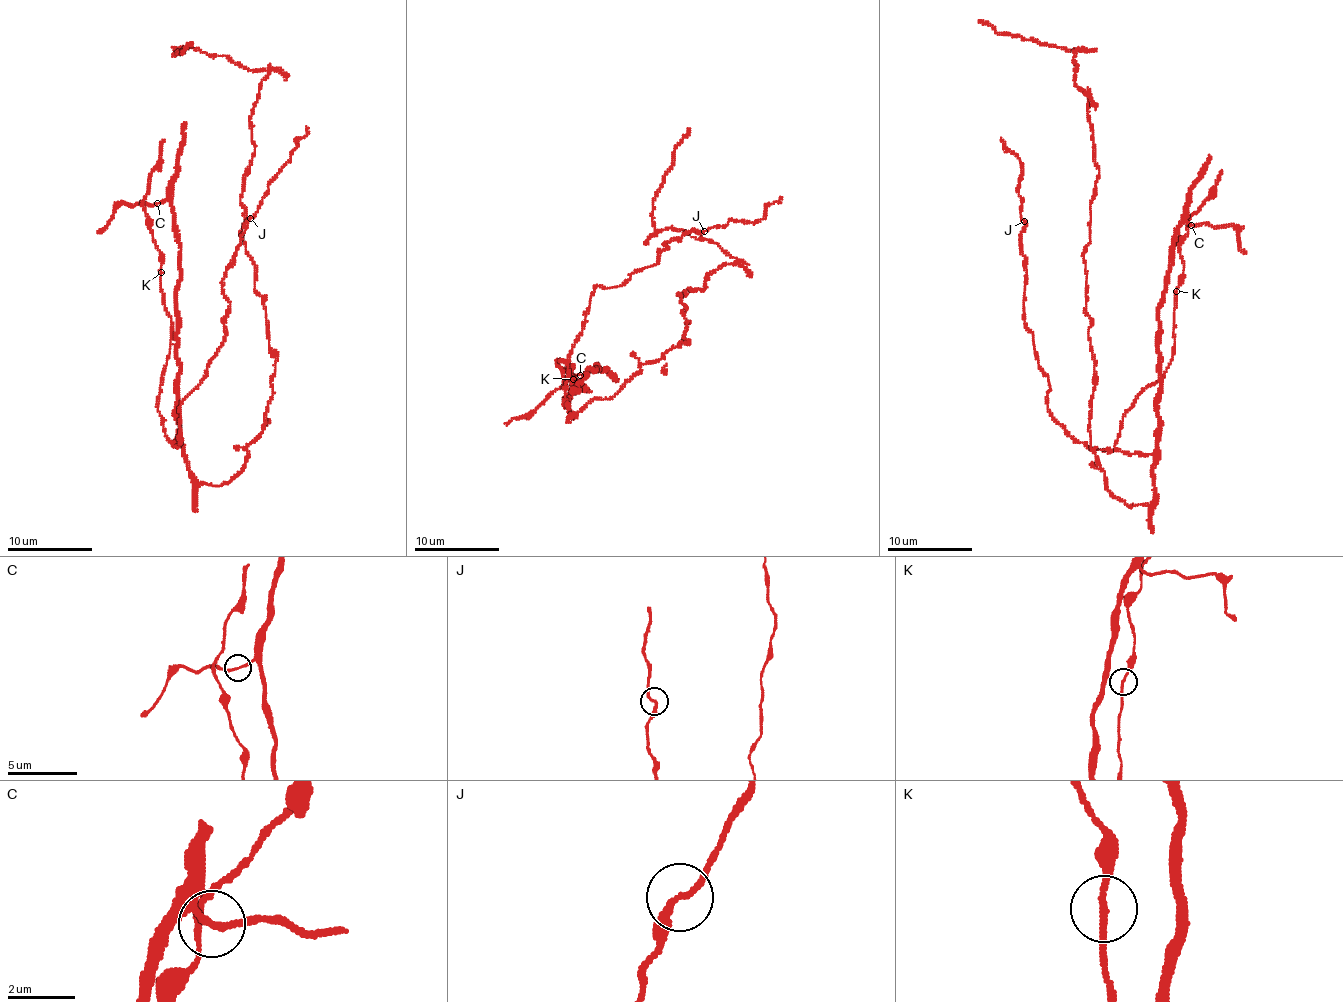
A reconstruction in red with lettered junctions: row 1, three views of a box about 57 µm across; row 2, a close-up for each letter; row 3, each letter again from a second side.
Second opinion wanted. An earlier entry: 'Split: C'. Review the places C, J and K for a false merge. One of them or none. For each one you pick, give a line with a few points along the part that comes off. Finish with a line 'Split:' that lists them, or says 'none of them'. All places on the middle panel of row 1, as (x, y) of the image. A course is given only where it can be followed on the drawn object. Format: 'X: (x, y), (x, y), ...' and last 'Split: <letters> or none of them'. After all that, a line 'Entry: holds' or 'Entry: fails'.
Split: none of them
Entry: fails

